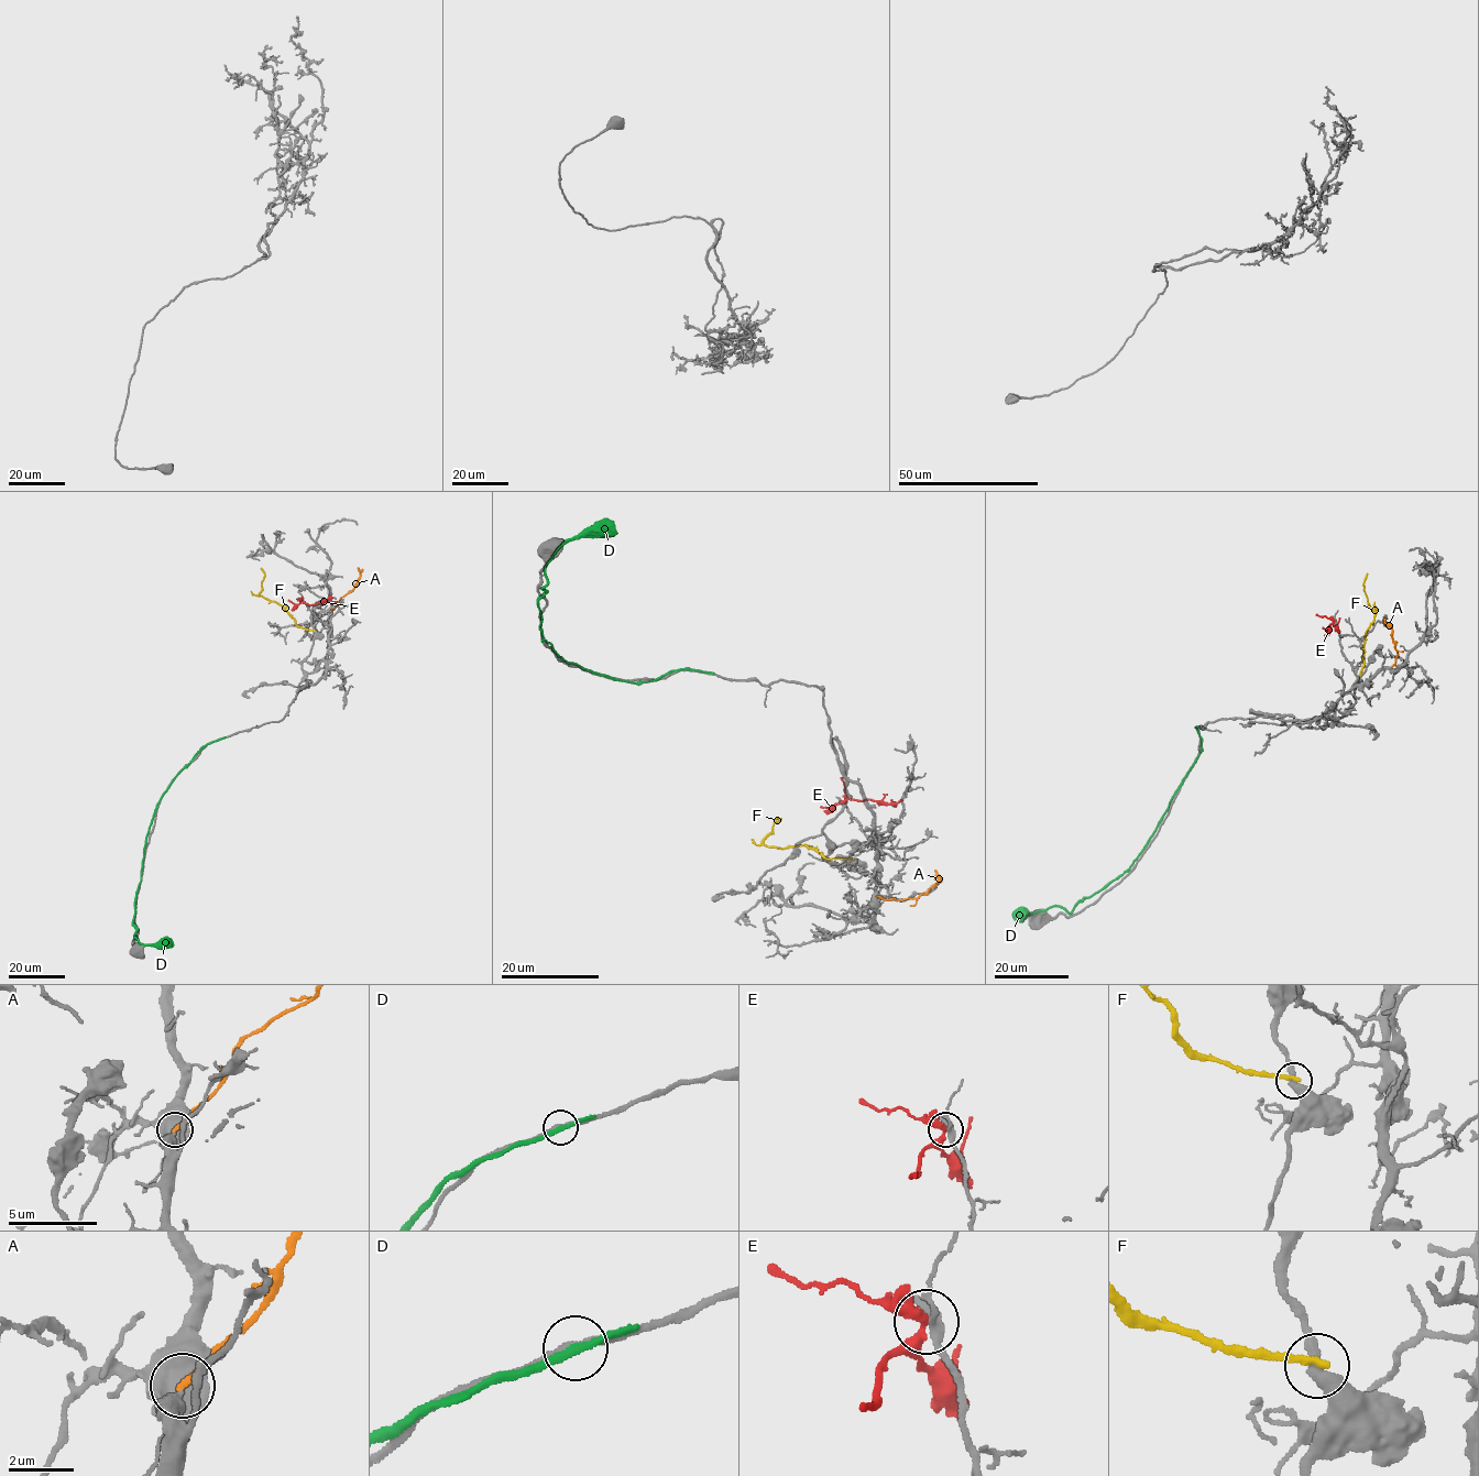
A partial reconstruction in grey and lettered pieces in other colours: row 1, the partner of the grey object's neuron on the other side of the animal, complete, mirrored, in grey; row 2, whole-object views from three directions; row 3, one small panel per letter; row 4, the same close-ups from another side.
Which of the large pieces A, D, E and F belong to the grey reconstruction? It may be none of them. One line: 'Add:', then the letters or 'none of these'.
Add: A

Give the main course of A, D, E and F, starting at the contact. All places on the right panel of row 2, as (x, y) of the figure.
A: (1391, 667), (1398, 655), (1392, 629), (1386, 619)
D: (1197, 726), (1202, 752), (1132, 865), (1097, 892), (1082, 898), (1070, 913), (1055, 906), (1014, 916)
E: (1334, 621), (1324, 635)
F: (1359, 675), (1364, 666), (1366, 633), (1375, 612), (1364, 590), (1367, 574)

